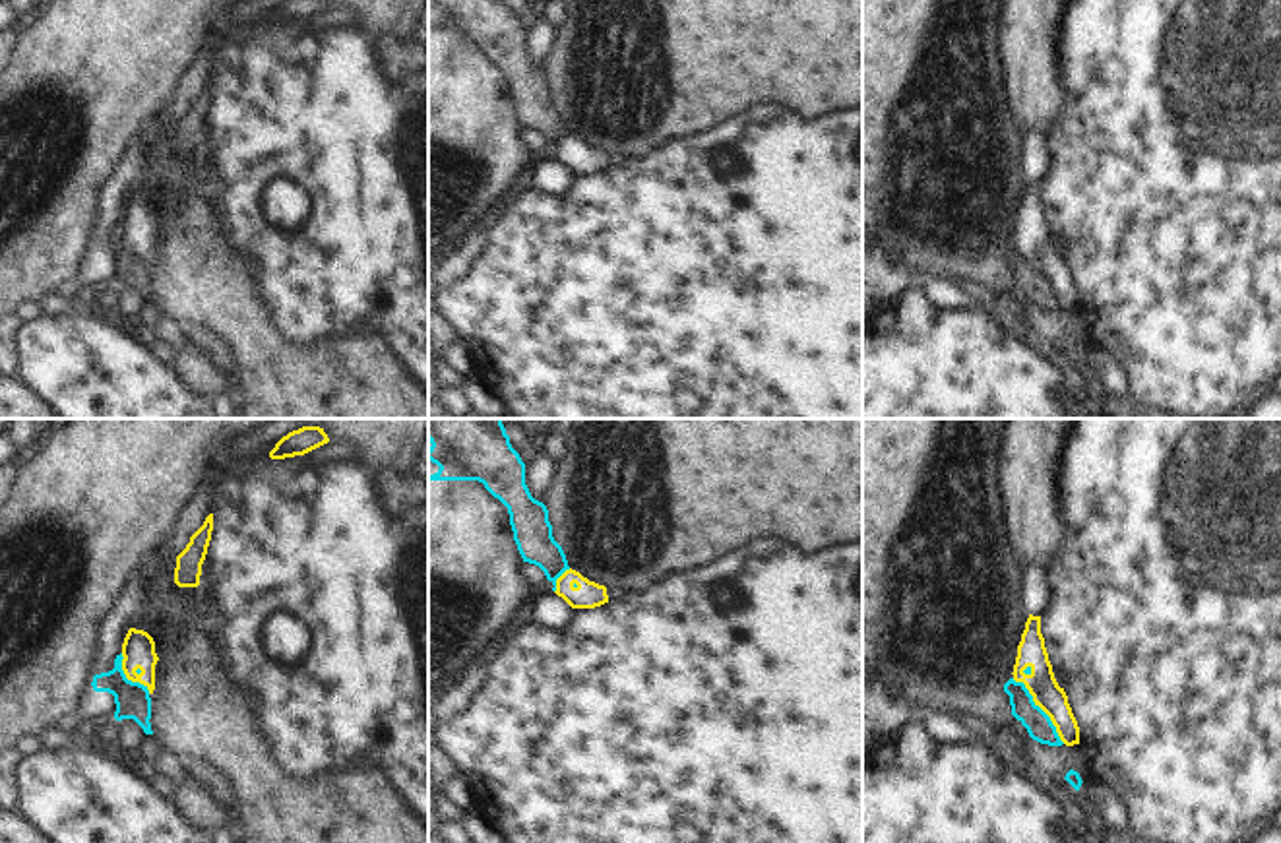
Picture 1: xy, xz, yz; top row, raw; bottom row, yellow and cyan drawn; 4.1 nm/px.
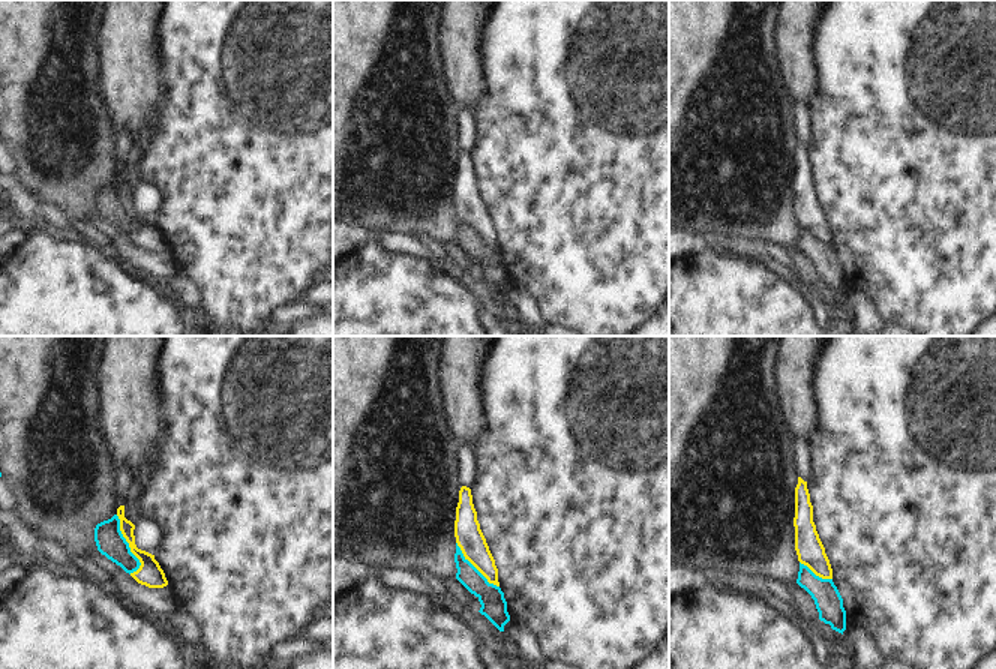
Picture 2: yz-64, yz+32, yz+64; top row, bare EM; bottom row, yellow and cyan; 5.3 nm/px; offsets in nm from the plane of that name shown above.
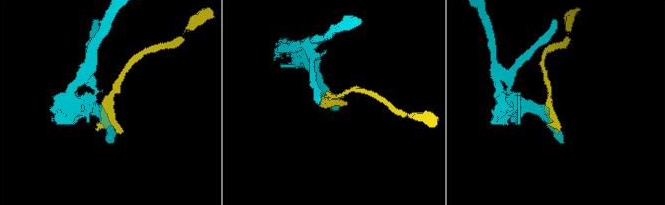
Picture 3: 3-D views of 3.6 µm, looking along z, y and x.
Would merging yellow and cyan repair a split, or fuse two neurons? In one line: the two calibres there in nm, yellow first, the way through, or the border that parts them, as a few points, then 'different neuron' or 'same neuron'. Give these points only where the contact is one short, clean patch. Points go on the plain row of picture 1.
120/110 nm | different neuron

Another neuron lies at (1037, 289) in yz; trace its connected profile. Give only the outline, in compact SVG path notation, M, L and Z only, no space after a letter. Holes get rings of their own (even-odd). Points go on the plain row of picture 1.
M1010 244L1004 258L1010 262L1012 281L1027 295L1033 306L1048 312L1064 310L1050 283L1033 267L1023 248Z

